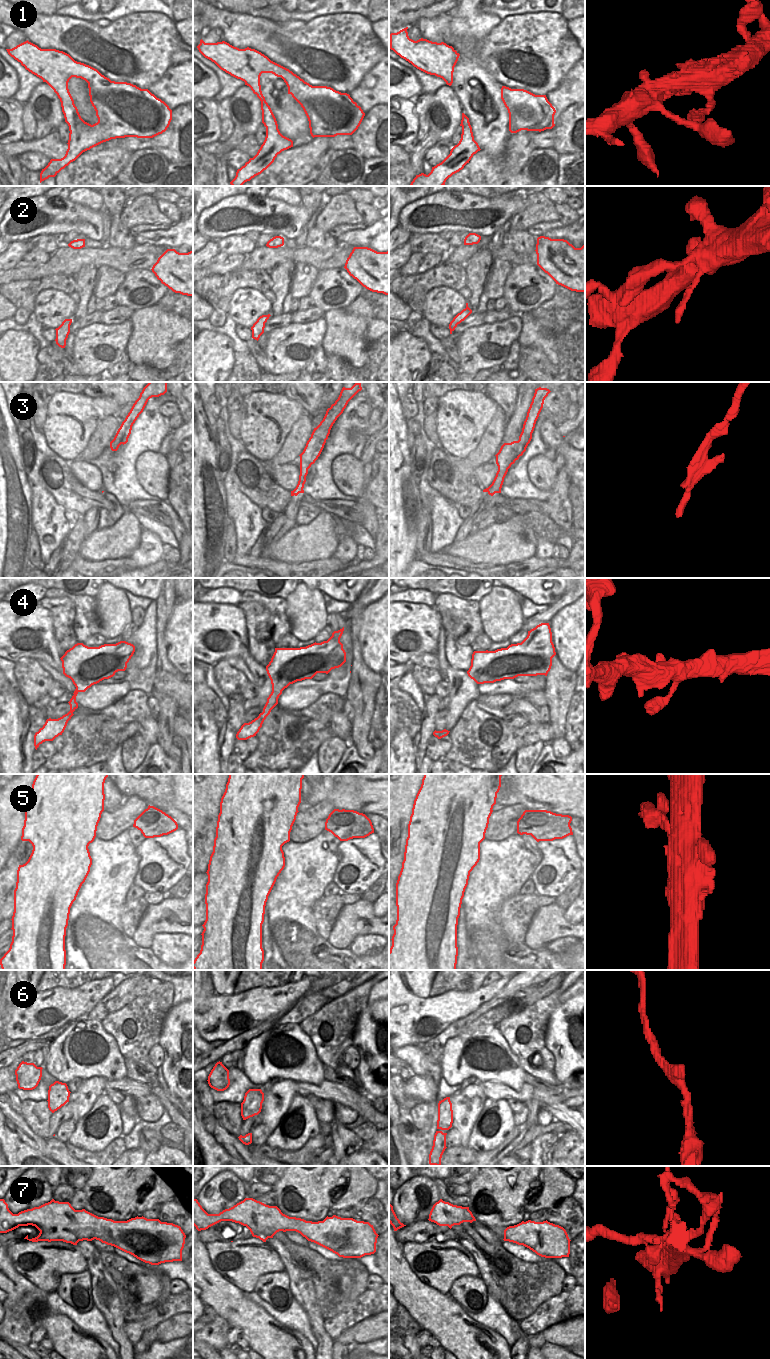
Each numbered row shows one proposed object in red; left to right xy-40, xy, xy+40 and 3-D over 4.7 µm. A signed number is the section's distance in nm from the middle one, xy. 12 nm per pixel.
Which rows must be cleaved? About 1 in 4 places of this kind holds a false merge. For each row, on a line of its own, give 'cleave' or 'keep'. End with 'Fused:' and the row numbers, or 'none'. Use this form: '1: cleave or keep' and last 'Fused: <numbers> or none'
1: keep
2: keep
3: keep
4: keep
5: cleave
6: keep
7: keep
Fused: 5

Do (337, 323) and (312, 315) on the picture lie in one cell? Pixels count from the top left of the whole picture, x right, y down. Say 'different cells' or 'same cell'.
different cells

